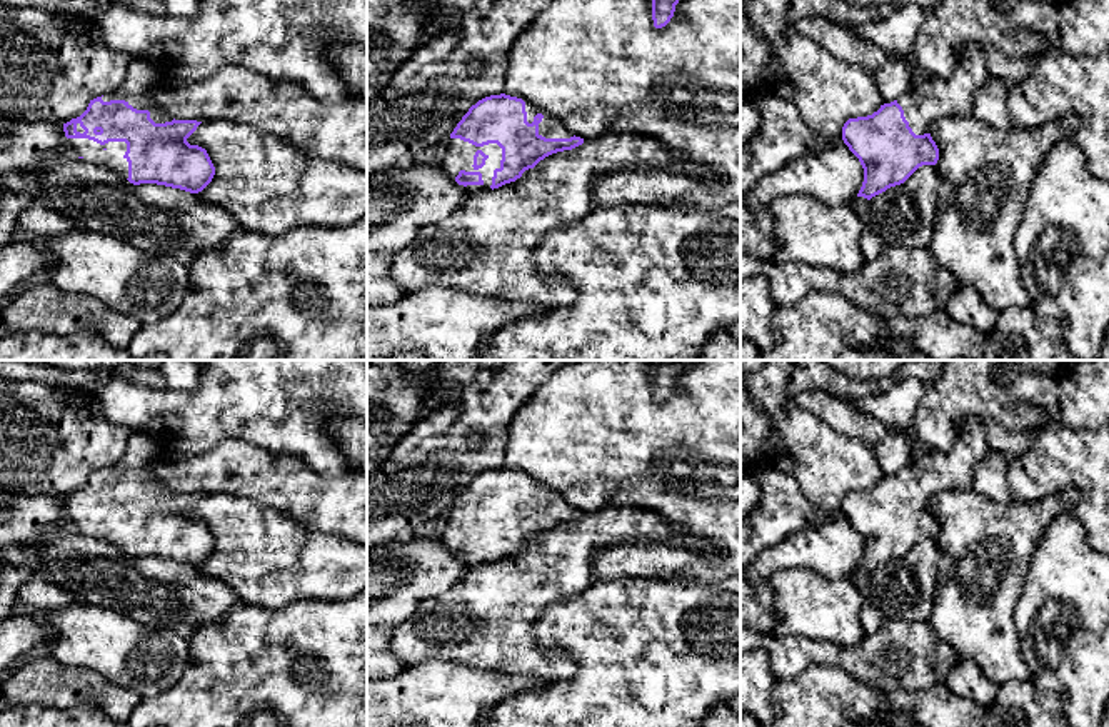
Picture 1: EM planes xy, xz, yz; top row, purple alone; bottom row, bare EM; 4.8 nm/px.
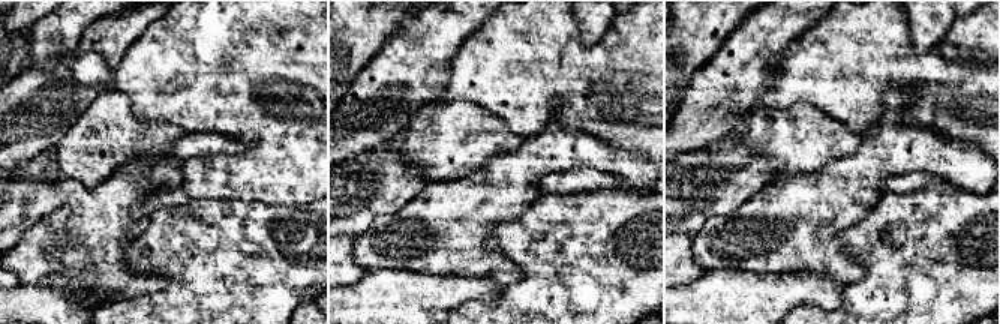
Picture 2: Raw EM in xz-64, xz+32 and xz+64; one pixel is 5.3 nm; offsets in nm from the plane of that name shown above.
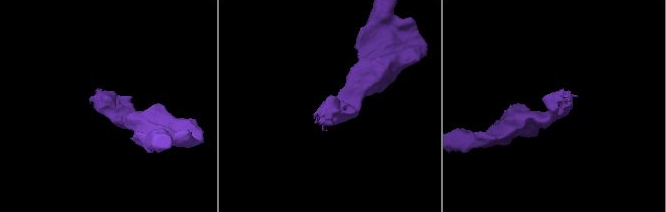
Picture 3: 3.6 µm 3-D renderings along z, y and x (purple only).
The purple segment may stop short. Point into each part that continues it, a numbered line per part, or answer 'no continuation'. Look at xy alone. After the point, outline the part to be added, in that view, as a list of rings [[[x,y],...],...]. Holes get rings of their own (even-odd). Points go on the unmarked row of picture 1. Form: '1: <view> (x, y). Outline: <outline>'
1: xy (112, 531). Outline: [[[67,512],[67,522],[70,527],[82,530],[87,535],[103,539],[122,552],[128,552],[128,535],[123,530],[127,525],[125,515],[108,515],[100,519],[88,512]]]

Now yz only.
1: yz (924, 479). Outline: [[[967,417],[959,424],[952,452],[931,452],[911,460],[897,477],[916,509],[931,507],[941,492],[972,490],[974,467],[992,452],[982,422]]]

